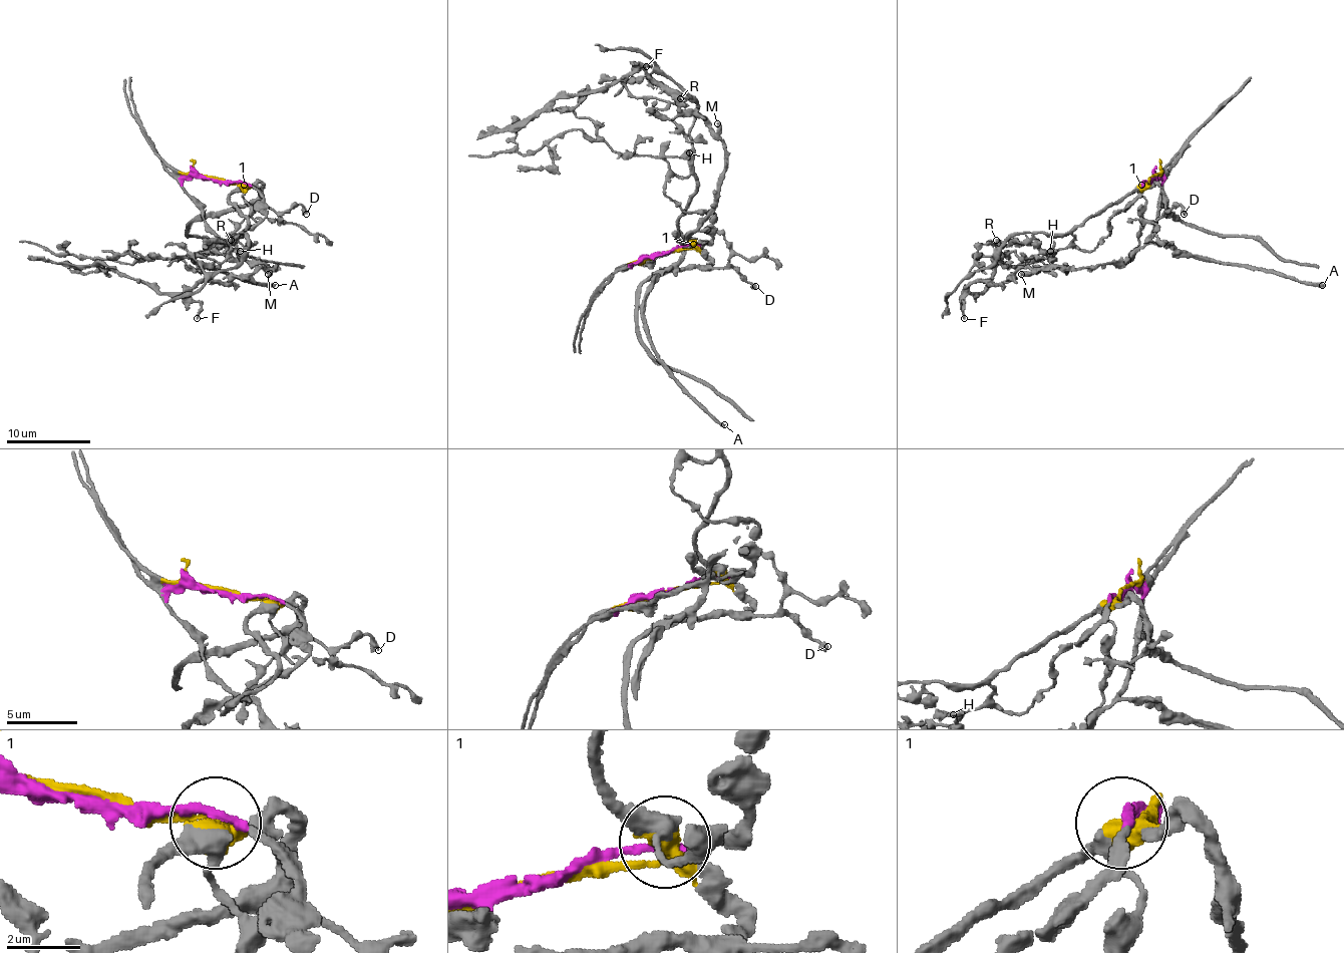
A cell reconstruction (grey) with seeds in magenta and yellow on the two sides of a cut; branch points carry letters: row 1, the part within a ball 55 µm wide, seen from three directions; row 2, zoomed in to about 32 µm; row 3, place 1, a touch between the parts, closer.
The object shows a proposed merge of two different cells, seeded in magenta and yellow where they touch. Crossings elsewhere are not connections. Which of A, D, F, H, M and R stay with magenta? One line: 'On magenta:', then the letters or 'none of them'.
On magenta: A, F, M

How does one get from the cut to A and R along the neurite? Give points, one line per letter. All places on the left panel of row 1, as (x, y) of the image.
A: (215, 179), (190, 177), (184, 191), (202, 219), (232, 242), (217, 242), (194, 260), (276, 285)
R: (215, 179), (244, 185), (230, 196), (246, 216), (240, 233), (246, 246), (238, 258), (232, 239)

